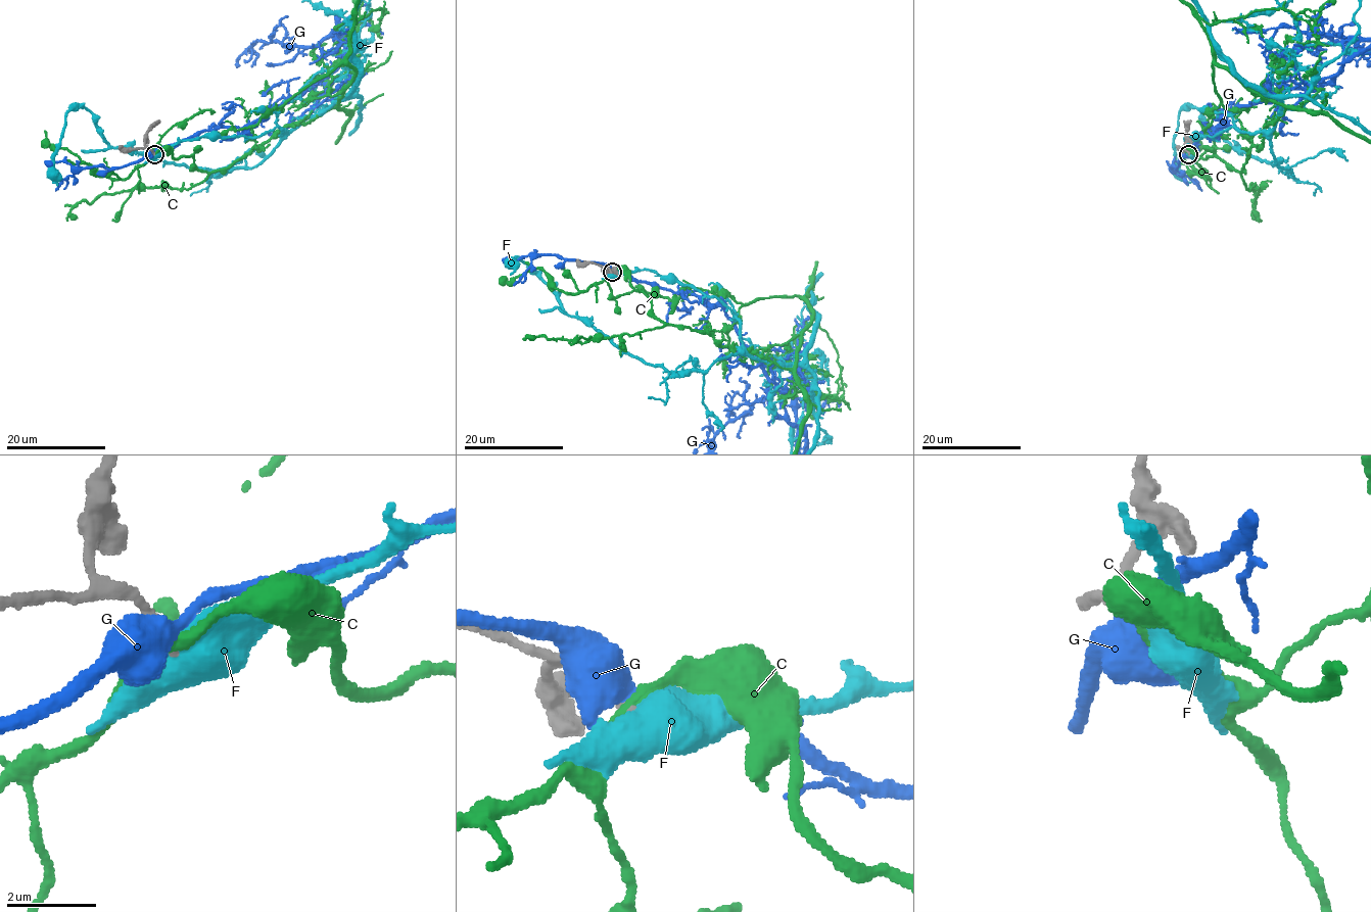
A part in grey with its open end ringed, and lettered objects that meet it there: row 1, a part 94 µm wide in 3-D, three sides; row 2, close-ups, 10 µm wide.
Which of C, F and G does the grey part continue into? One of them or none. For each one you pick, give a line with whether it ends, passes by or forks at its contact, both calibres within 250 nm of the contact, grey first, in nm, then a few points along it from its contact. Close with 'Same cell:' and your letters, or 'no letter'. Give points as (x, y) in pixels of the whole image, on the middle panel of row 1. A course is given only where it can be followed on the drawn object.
Same cell: no letter

